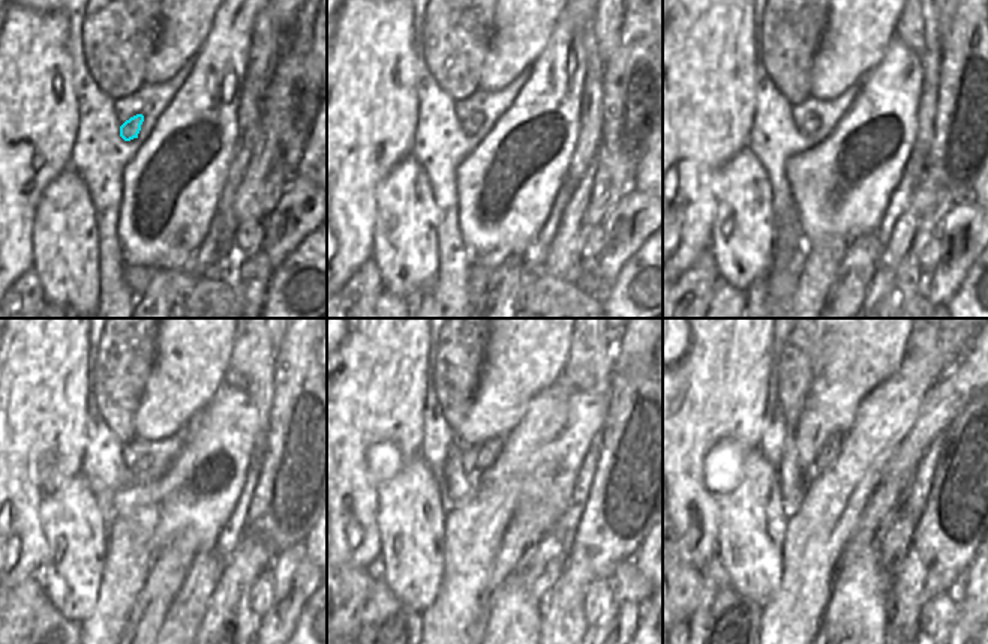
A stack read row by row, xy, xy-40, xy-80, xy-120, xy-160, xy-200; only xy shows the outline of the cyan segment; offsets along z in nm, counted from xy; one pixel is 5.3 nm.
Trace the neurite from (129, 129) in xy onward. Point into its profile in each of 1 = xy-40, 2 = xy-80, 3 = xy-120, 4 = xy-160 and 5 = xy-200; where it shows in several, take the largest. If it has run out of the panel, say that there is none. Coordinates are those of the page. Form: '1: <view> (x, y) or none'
1: xy-40 (470, 126)
2: xy-80 (811, 123)
3: xy-120 (144, 461)
4: xy-160 (488, 454)
5: xy-200 (831, 449)

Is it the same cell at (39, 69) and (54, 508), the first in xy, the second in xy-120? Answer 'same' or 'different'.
different

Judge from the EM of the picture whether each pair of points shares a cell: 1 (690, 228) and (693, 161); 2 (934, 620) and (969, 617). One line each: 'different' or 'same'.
1: same
2: different

